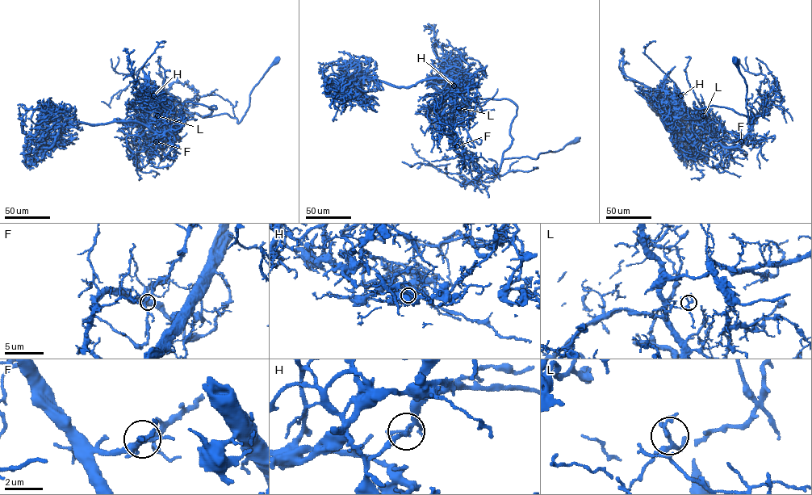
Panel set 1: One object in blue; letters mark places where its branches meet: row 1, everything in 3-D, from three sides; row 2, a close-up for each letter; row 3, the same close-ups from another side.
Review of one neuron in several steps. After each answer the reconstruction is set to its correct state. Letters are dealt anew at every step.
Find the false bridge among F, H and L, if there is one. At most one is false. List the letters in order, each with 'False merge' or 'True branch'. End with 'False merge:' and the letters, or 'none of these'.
F: True branch
H: False merge
L: True branch
False merge: H

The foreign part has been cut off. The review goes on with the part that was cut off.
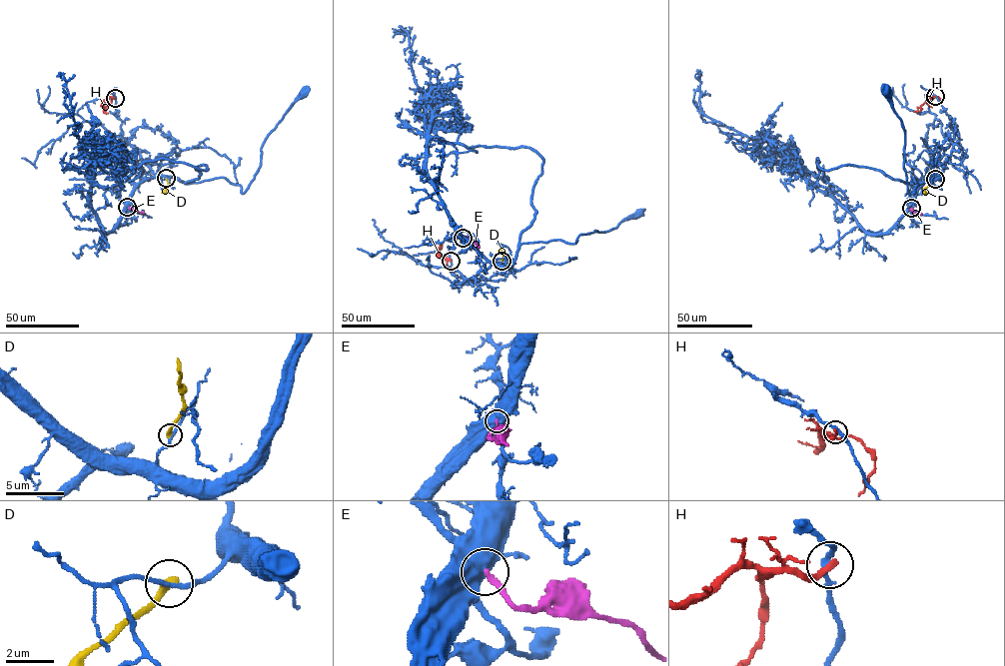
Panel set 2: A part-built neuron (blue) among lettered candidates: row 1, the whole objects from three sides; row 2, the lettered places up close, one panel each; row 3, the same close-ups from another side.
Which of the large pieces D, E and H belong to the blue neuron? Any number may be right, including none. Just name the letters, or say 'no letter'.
no letter

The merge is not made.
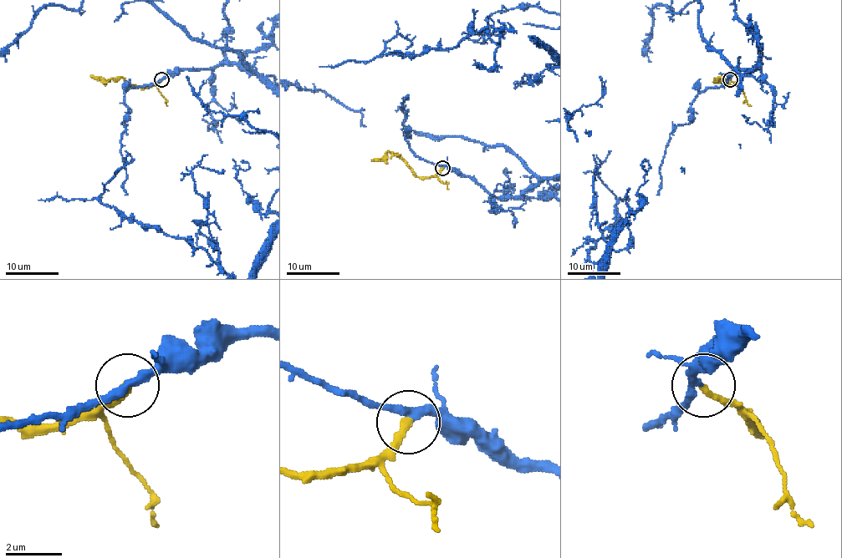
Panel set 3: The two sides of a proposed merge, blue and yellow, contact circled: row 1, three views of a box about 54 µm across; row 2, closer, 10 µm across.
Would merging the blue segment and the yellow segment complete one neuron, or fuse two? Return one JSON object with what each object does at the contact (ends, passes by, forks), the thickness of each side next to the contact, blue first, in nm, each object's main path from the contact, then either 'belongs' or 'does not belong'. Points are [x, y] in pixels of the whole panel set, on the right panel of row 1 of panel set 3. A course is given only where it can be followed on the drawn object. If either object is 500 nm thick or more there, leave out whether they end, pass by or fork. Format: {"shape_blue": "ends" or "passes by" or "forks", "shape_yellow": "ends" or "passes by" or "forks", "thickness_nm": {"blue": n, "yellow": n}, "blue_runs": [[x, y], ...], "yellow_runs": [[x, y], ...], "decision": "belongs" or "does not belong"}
{"shape_blue": "passes by", "shape_yellow": "ends", "thickness_nm": {"blue": 280, "yellow": 280}, "yellow_runs": [[729, 78], [739, 87], [731, 85], [723, 78], [713, 80], [717, 82], [723, 75]], "decision": "belongs"}

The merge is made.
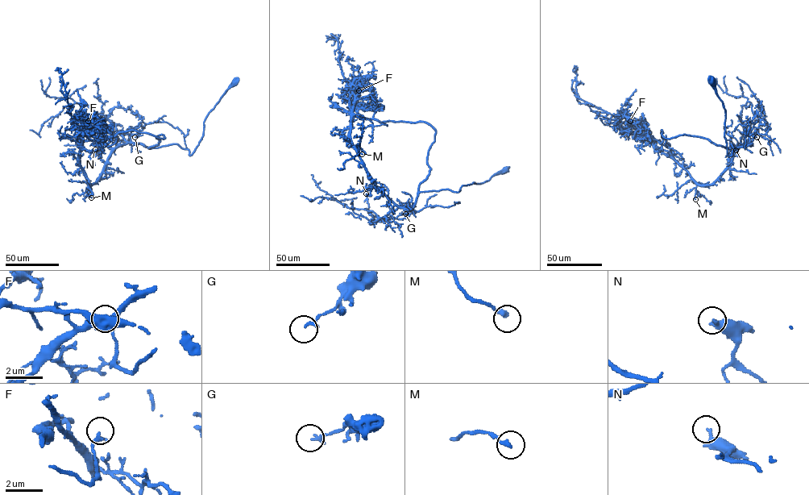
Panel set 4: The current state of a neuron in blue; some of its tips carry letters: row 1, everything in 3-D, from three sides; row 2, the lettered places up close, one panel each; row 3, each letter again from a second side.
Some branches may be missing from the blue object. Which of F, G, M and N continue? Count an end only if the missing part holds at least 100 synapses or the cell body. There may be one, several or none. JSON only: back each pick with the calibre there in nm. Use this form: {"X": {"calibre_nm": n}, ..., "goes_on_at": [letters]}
{"goes_on_at": []}

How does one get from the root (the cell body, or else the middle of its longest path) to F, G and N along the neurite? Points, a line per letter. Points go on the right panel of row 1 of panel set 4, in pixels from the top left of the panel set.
F: (711, 79), (725, 110), (730, 155), (731, 144), (666, 139), (661, 130), (660, 143), (631, 131), (630, 121)
G: (711, 79), (725, 110), (727, 154), (734, 150), (731, 144), (747, 146), (748, 135), (757, 137)
N: (711, 79), (725, 110), (727, 154), (731, 144), (751, 143), (730, 164), (736, 150)

